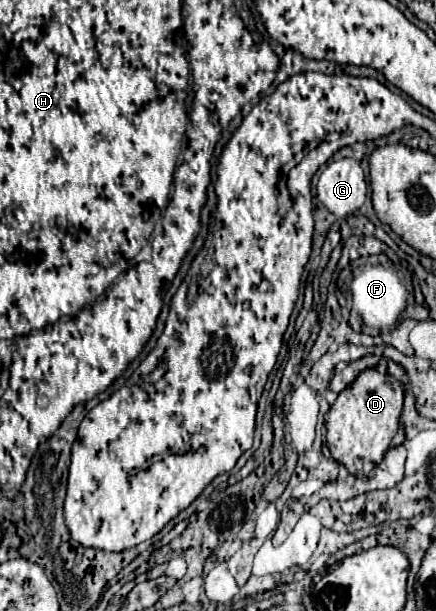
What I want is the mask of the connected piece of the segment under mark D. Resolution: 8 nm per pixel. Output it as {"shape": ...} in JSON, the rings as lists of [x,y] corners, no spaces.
{"shape":[[[367,369],[363,371],[347,389],[343,389],[339,393],[339,397],[335,399],[335,403],[329,409],[327,415],[327,441],[325,445],[331,451],[331,457],[337,463],[343,463],[351,475],[355,477],[365,477],[371,473],[371,469],[375,465],[381,463],[381,459],[385,457],[385,453],[389,451],[391,439],[395,437],[397,429],[399,429],[399,417],[403,411],[403,387],[397,379],[393,379],[389,373],[379,373],[377,369]]]}

